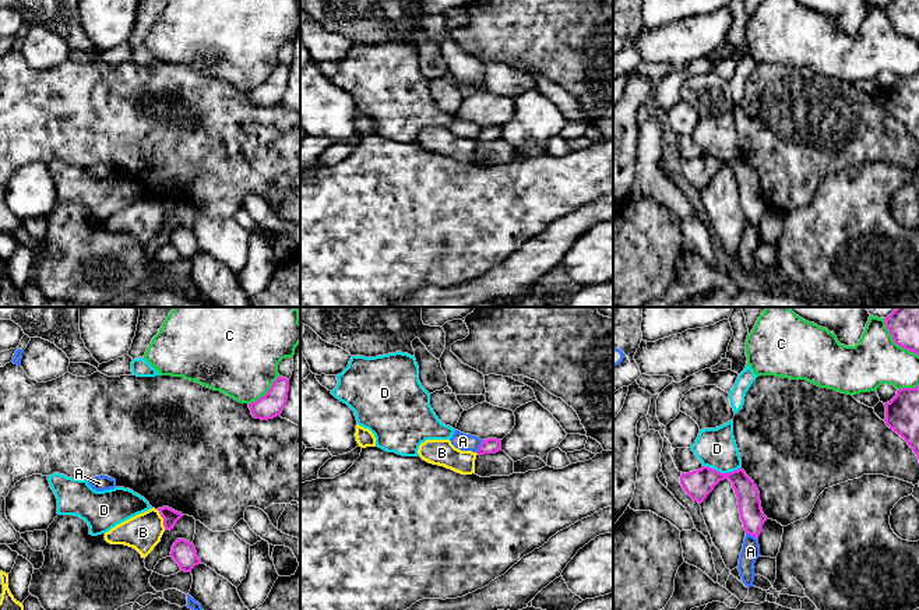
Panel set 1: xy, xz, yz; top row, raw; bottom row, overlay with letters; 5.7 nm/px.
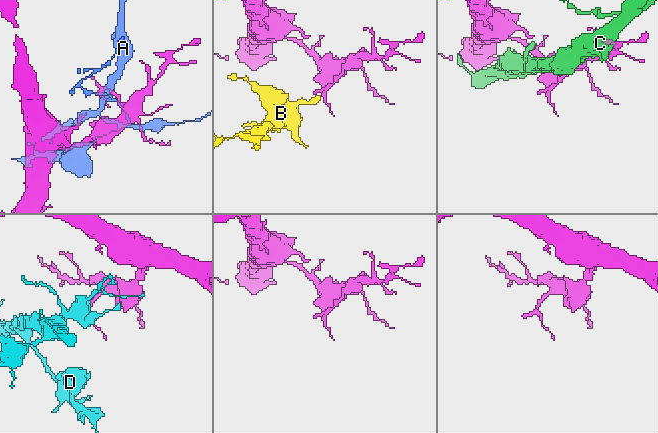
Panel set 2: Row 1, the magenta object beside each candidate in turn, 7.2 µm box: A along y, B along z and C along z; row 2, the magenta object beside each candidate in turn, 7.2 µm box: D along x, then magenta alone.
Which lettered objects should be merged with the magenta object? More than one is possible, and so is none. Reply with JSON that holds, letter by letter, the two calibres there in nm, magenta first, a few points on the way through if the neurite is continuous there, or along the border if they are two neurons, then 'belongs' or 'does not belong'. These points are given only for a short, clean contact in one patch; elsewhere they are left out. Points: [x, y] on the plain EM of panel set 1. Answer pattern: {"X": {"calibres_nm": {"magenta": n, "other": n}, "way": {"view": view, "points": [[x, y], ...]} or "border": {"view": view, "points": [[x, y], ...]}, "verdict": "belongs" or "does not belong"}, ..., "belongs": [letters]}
{"A": {"calibres_nm": {"magenta": 90, "other": 100}, "verdict": "does not belong"}, "B": {"calibres_nm": {"magenta": 90, "other": 220}, "border": {"view": "xy", "points": [[157, 197], [165, 217]]}, "verdict": "does not belong"}, "C": {"calibres_nm": {"magenta": 180, "other": 300}, "verdict": "does not belong"}, "D": {"calibres_nm": {"magenta": 160, "other": 220}, "verdict": "does not belong"}, "belongs": []}

